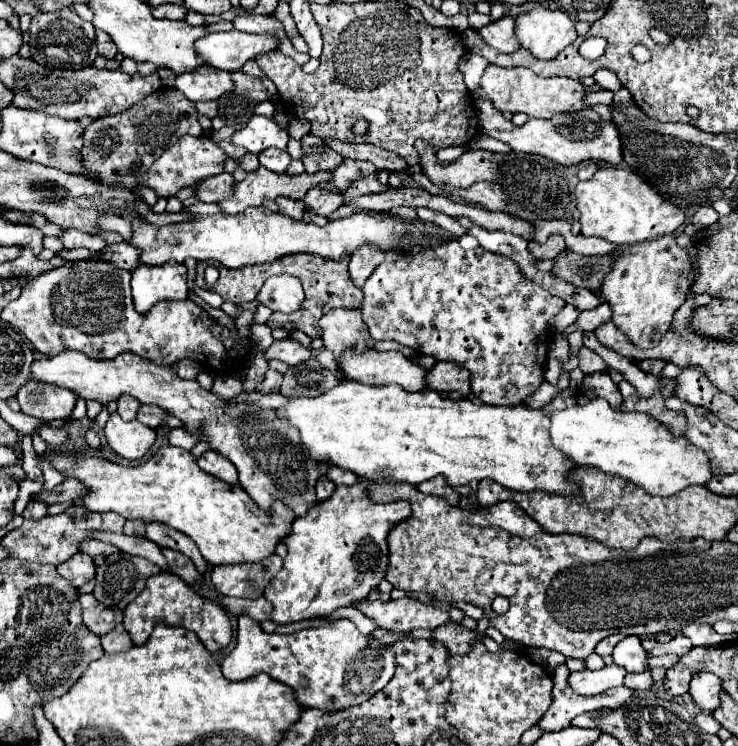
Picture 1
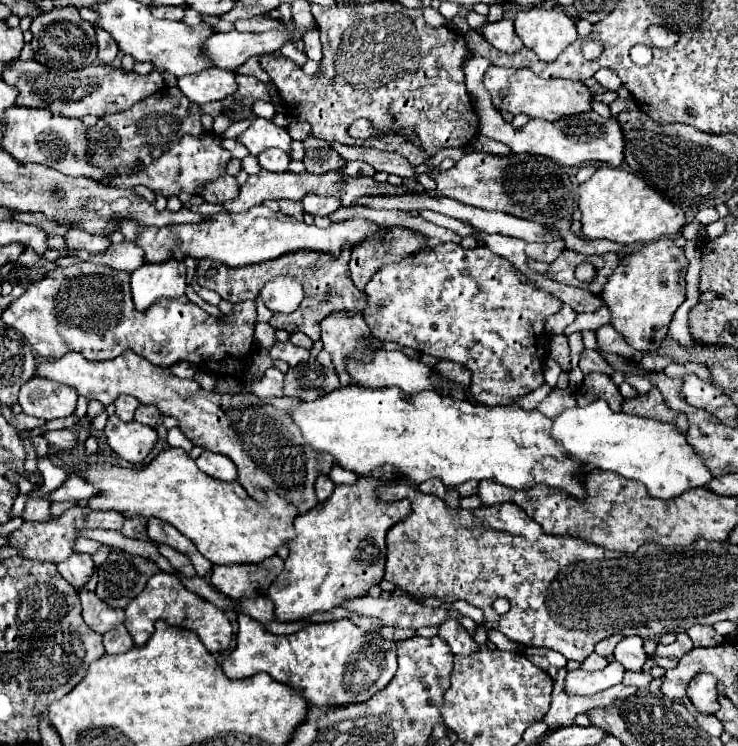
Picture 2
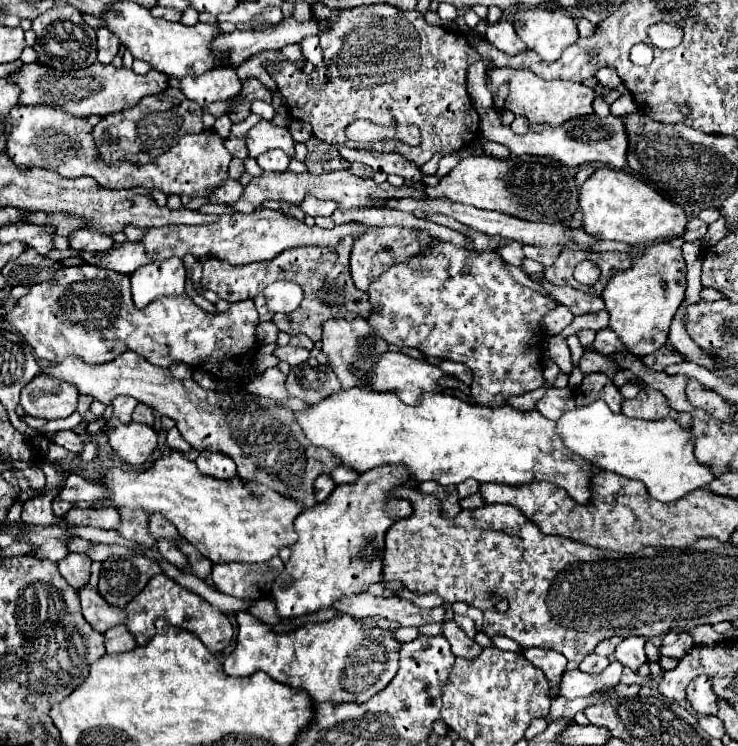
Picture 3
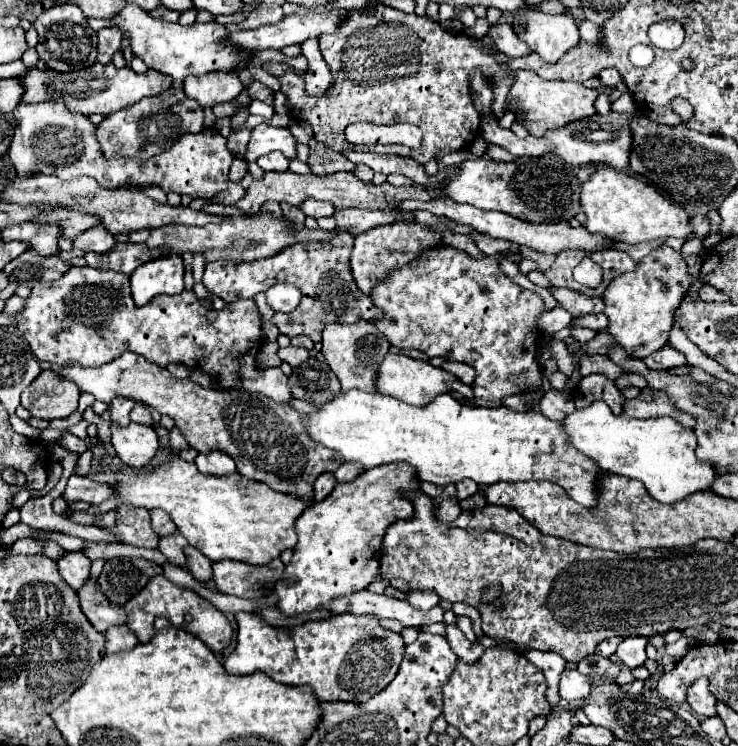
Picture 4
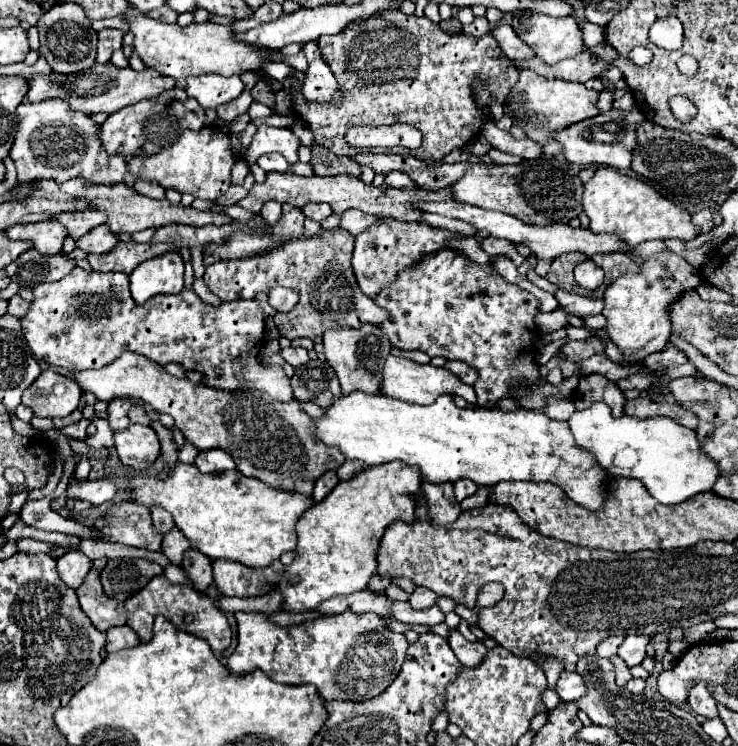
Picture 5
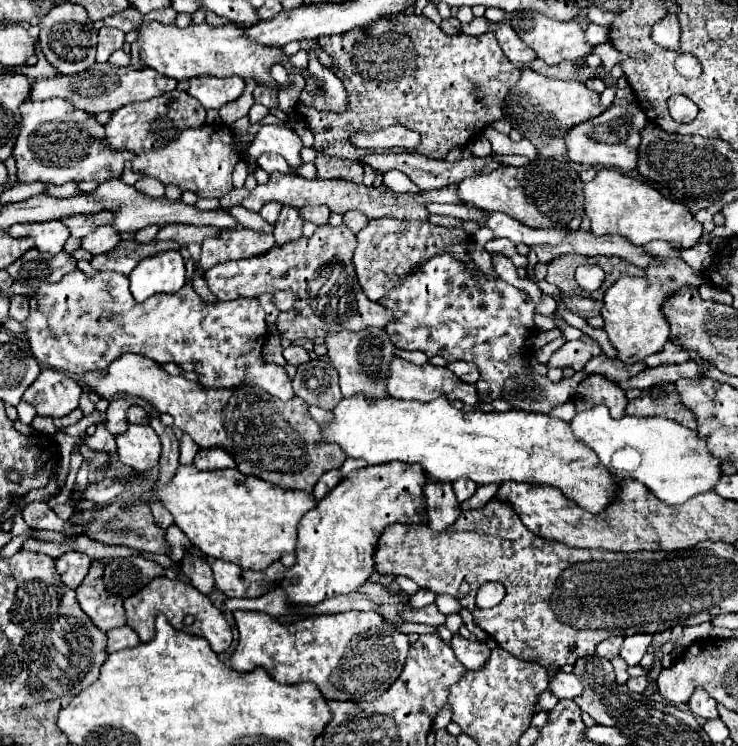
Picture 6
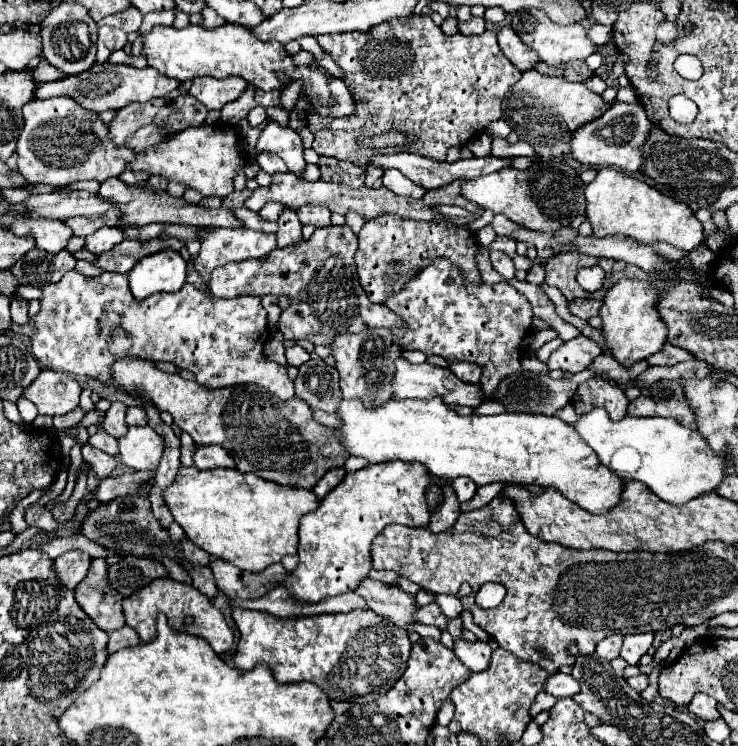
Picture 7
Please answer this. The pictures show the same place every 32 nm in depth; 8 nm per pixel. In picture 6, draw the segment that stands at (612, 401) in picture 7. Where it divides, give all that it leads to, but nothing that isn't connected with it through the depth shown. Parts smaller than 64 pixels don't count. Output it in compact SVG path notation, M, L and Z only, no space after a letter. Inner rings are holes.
M592 374L584 382L580 382L578 392L576 392L576 400L578 402L574 402L574 404L578 404L576 406L578 412L590 410L594 404L604 404L604 406L608 406L610 416L616 420L626 414L624 410L628 404L624 390L618 384L610 382L604 376L598 376L598 374Z

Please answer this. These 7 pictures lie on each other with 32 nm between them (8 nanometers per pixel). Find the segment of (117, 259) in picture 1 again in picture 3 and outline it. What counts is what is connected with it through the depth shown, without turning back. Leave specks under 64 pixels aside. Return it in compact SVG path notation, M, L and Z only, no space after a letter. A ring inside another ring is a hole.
M124 242L124 244L114 244L108 252L100 254L100 266L124 274L132 274L136 268L148 262L146 250L142 244L134 242Z

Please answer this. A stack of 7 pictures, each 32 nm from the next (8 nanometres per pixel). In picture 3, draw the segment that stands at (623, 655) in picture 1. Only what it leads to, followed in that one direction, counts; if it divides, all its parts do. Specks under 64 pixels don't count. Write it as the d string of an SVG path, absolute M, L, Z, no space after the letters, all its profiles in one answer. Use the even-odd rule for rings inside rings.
M630 636L630 638L622 640L614 652L616 660L622 666L628 666L630 670L638 670L648 660L644 654L644 644L646 644L646 640L640 636Z

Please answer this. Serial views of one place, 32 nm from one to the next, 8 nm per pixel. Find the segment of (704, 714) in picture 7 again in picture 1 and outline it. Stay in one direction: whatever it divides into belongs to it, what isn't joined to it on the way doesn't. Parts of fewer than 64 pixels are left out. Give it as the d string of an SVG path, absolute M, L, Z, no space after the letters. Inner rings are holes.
M698 672L692 676L688 694L702 712L714 712L720 706L720 680L710 672Z

